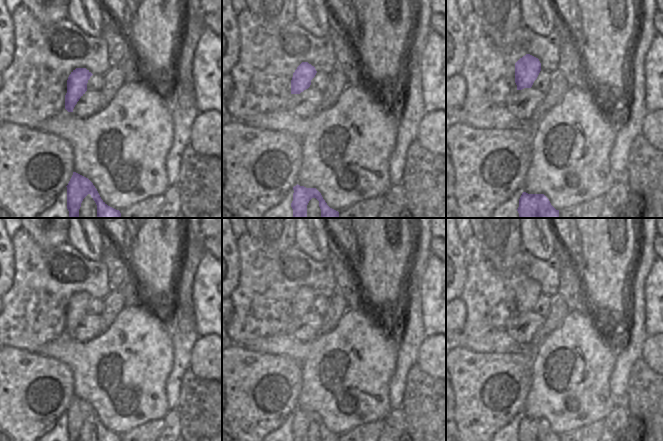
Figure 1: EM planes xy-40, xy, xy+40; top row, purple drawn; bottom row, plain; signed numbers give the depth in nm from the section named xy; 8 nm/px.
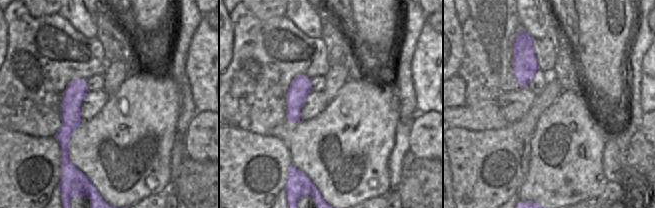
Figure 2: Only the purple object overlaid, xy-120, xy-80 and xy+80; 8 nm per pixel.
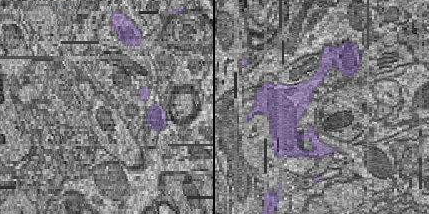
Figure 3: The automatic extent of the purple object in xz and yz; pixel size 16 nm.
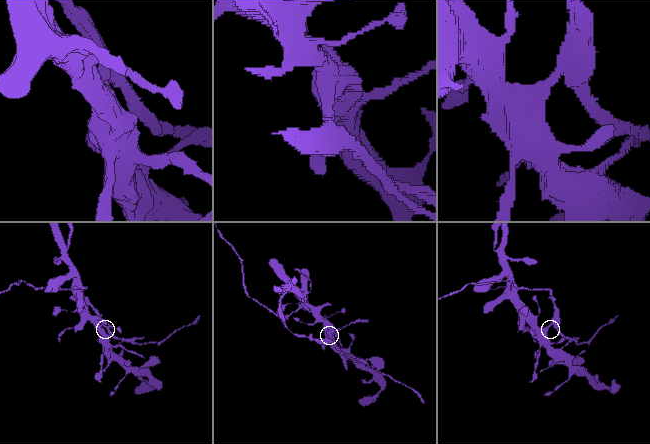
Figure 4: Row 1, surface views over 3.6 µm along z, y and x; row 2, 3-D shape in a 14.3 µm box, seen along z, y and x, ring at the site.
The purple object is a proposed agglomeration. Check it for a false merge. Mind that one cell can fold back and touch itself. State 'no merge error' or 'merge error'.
merge error

